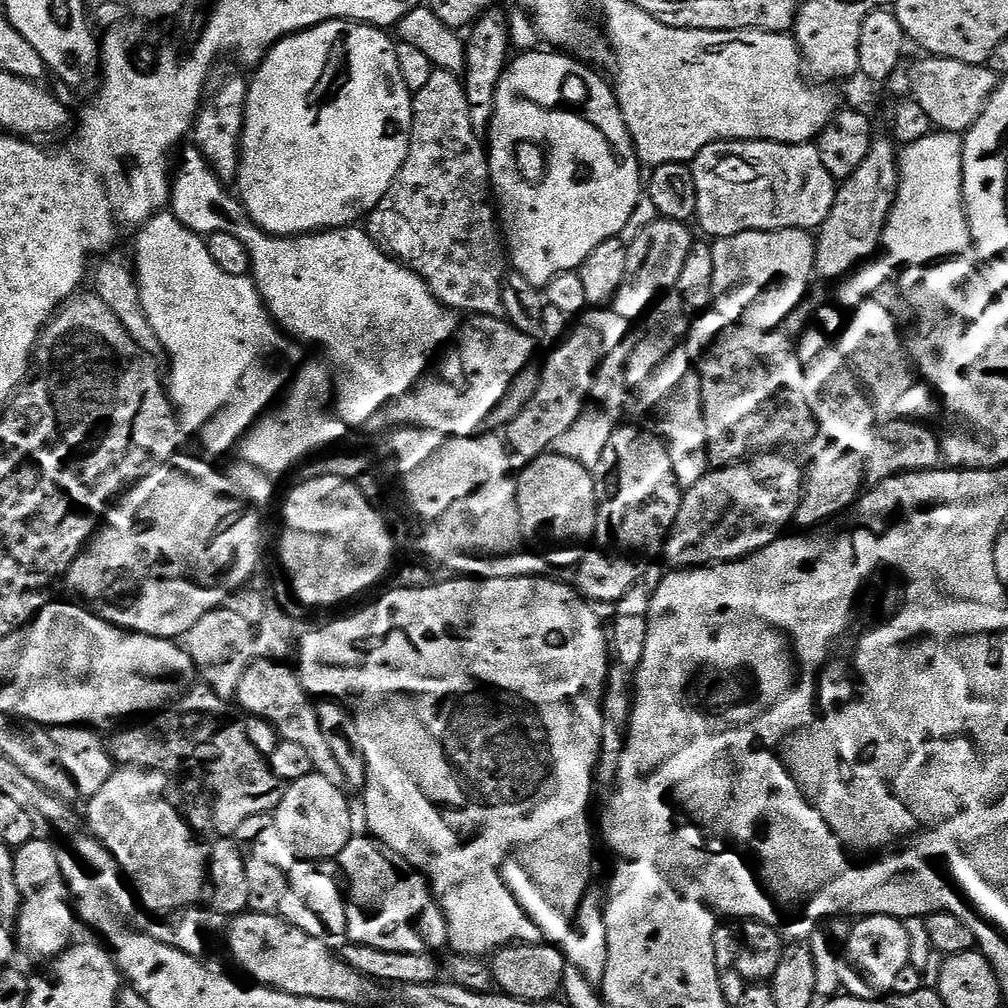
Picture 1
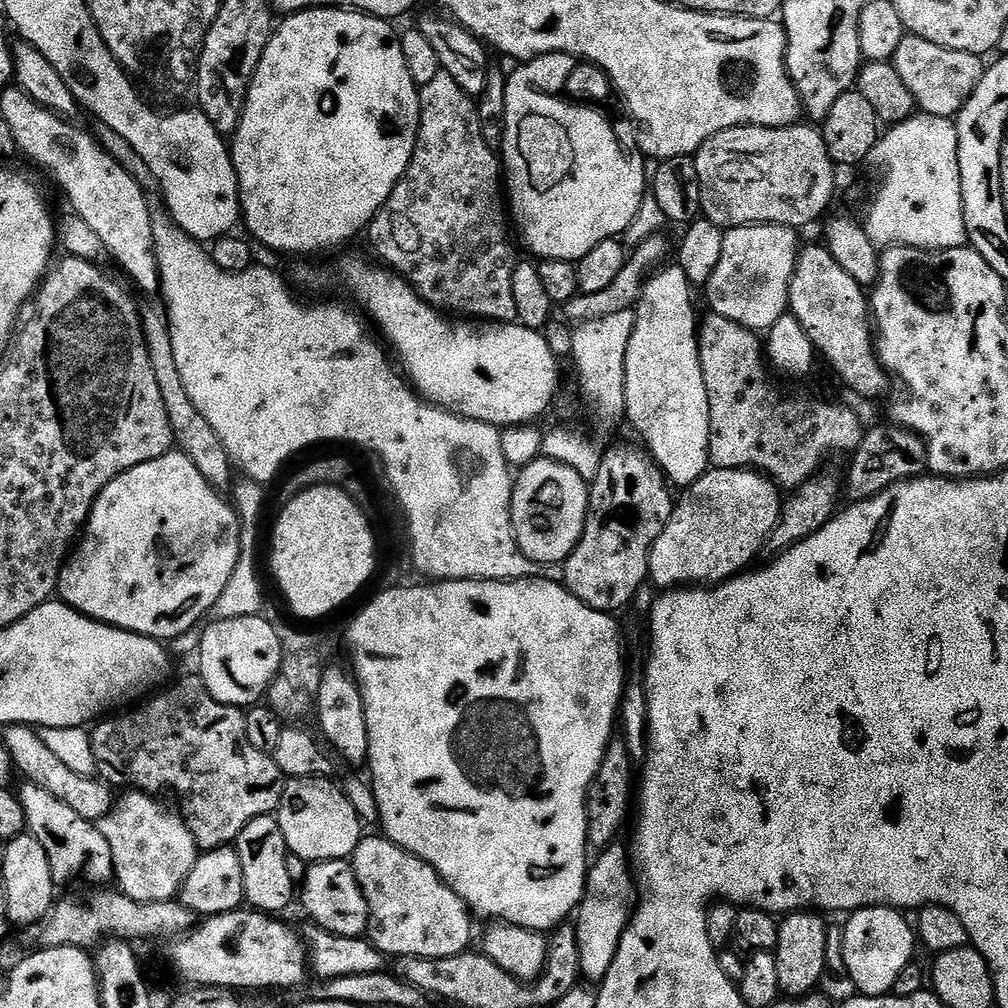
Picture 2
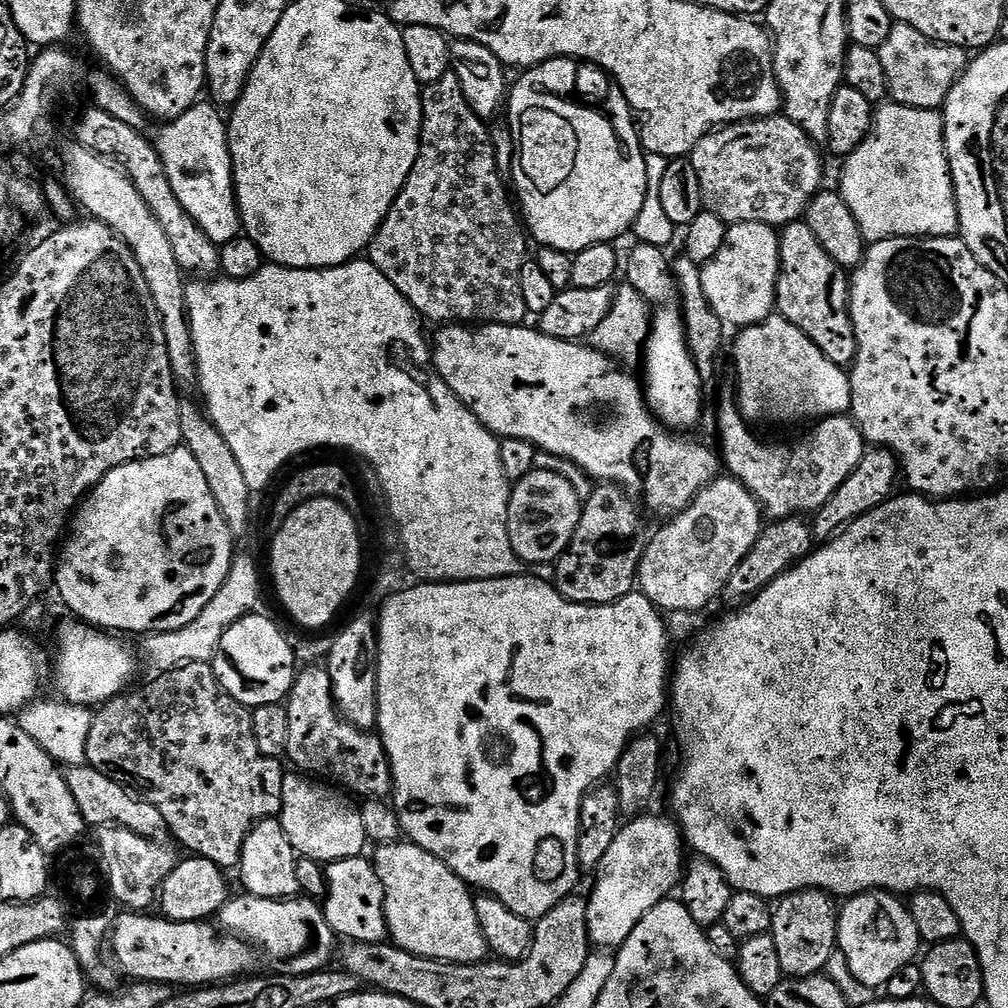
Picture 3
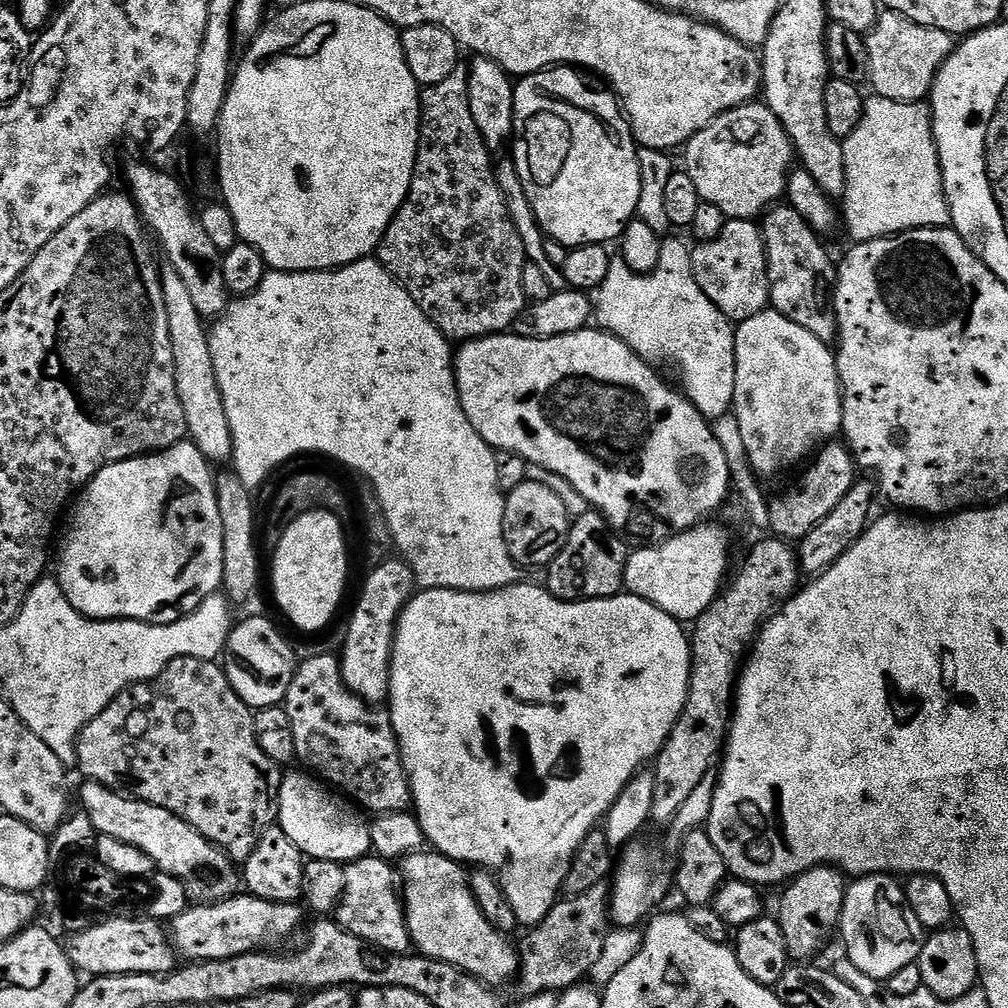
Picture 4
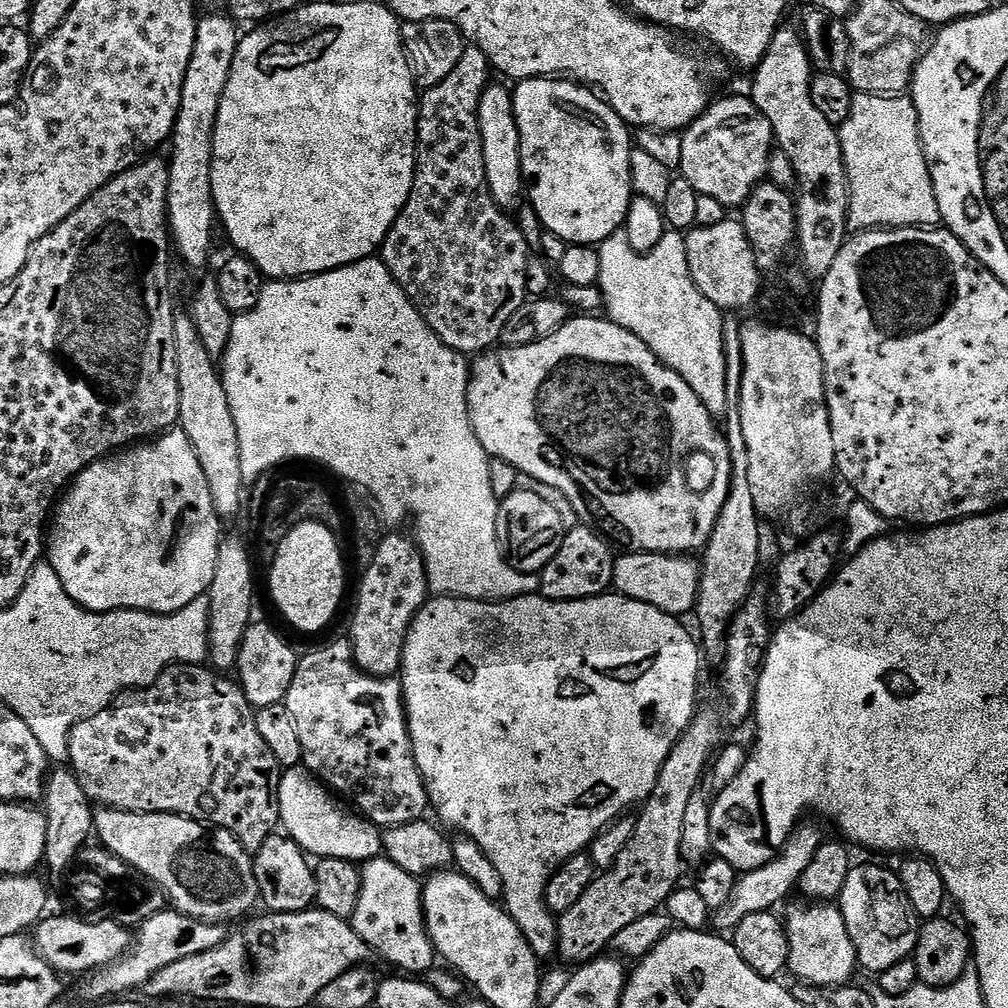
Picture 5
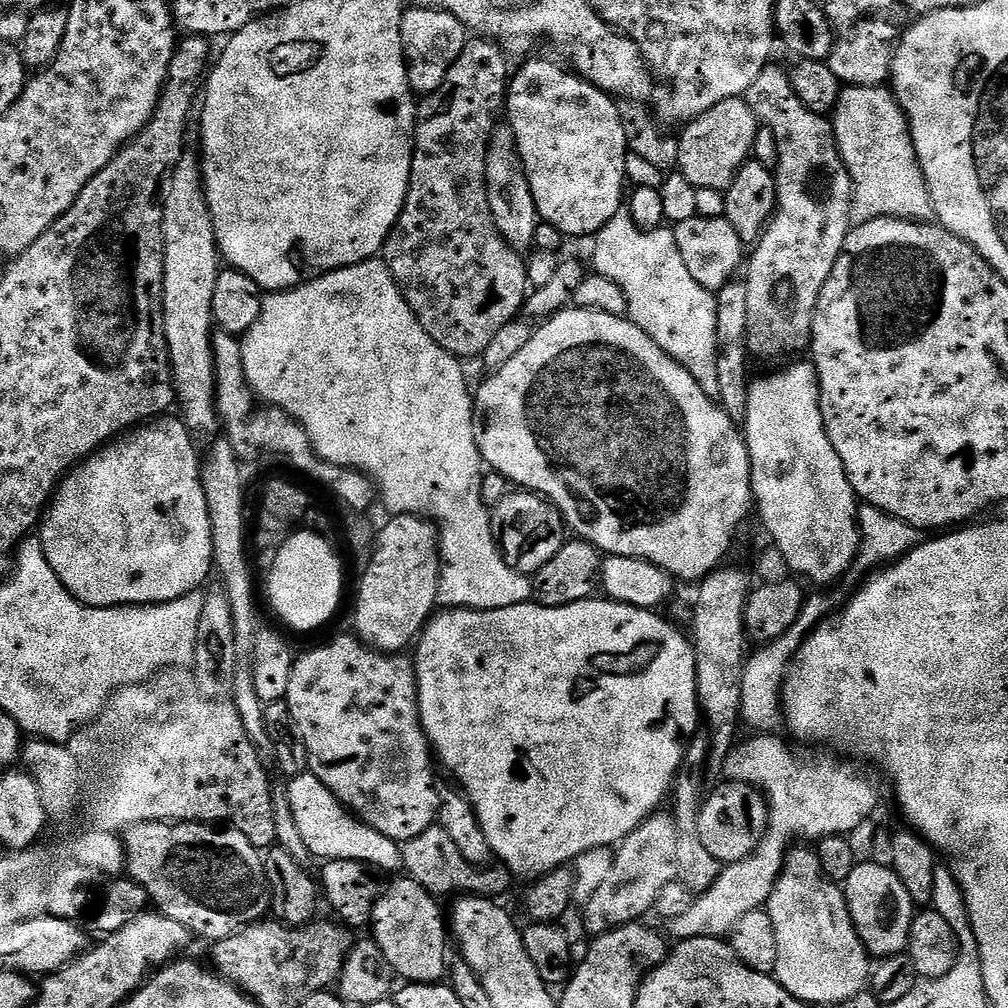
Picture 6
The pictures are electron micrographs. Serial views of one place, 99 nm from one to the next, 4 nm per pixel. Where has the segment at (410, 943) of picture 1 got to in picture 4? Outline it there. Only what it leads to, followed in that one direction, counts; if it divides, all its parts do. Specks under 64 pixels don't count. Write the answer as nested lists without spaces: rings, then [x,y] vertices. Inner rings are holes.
[[[421,850],[404,857],[398,864],[398,876],[402,881],[402,899],[404,901],[404,917],[408,920],[408,932],[412,935],[415,951],[422,956],[429,956],[447,964],[453,964],[476,976],[484,984],[501,986],[508,979],[515,977],[520,971],[520,958],[517,945],[511,944],[505,933],[499,932],[490,922],[486,922],[486,914],[478,910],[478,902],[474,902],[474,894],[468,885],[469,873],[456,861],[435,850]]]

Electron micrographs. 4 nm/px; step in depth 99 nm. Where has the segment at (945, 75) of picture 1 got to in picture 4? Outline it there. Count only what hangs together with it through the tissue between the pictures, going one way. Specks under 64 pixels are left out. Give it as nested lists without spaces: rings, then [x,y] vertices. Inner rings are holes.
[[[881,11],[876,24],[864,36],[868,55],[868,79],[871,91],[894,102],[919,104],[929,99],[940,67],[950,58],[957,41],[946,30],[918,26],[897,12]]]

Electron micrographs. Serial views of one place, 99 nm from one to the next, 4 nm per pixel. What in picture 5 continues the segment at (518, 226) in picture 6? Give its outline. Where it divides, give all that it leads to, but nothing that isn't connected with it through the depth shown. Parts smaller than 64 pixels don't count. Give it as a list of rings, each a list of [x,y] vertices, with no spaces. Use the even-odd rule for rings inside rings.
[[[489,83],[482,94],[482,102],[478,102],[478,130],[482,134],[482,158],[486,162],[488,192],[499,208],[513,210],[519,206],[520,200],[522,204],[526,185],[522,170],[522,138],[518,134],[512,101],[513,89],[504,84]]]

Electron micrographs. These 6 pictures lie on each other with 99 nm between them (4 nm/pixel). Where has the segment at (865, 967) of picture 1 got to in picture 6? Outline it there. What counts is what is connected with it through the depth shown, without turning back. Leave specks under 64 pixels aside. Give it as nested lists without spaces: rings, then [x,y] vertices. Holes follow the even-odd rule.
[[[860,862],[855,865],[850,876],[842,883],[844,897],[858,938],[869,957],[898,956],[908,947],[914,905],[910,894],[906,894],[906,886],[898,882],[898,874],[887,863],[874,863]]]

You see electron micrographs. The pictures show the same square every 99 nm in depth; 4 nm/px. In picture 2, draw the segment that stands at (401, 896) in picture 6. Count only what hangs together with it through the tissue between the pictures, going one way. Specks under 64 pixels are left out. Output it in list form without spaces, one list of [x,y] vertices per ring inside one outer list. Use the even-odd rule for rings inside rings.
[[[347,859],[324,860],[308,864],[308,872],[302,881],[304,912],[311,923],[324,928],[330,934],[346,938],[363,937],[368,930],[368,907],[362,894],[362,886]]]

